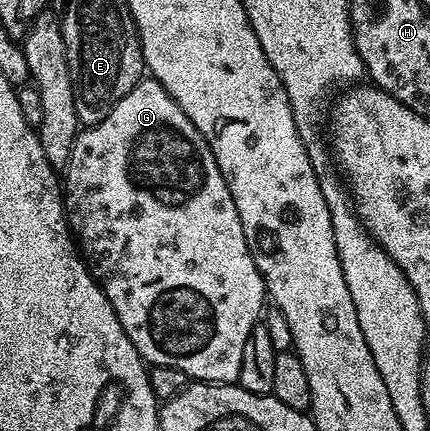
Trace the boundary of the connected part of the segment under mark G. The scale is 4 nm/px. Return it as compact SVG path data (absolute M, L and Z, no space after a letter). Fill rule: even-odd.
M142 79L130 92L122 95L122 99L118 99L114 111L110 111L110 115L106 115L106 119L102 119L102 123L81 128L77 132L76 142L74 143L72 154L66 166L67 173L68 178L65 176L62 181L62 192L64 195L64 216L68 218L69 230L74 234L74 240L79 252L83 256L84 264L88 267L88 272L100 284L100 290L104 292L106 299L110 299L110 307L114 307L114 315L118 315L118 323L122 323L122 331L126 331L130 343L134 343L134 347L139 351L145 362L149 366L165 365L166 367L178 367L178 371L182 371L189 379L196 383L239 382L240 368L242 367L242 351L246 351L246 339L250 339L250 331L261 320L262 314L266 309L264 274L258 271L256 260L252 257L252 248L246 243L246 235L242 231L242 219L238 219L238 207L234 207L234 199L230 195L230 187L226 187L226 179L222 179L222 171L218 167L218 163L214 159L214 155L210 151L206 139L200 134L198 127L194 127L194 123L190 123L186 111L182 111L182 107L178 107L178 103L174 103L174 99L166 91L166 87L162 87L162 83L151 79Z

